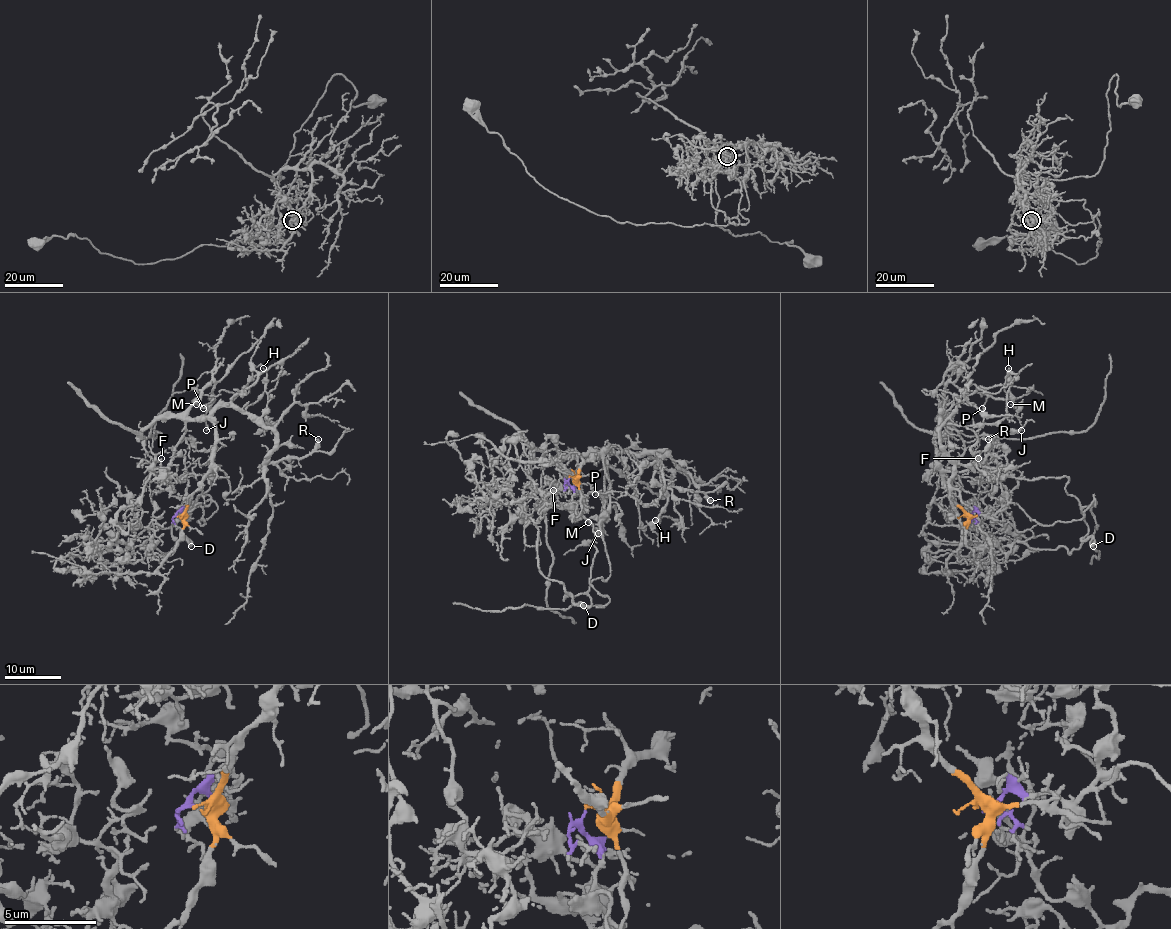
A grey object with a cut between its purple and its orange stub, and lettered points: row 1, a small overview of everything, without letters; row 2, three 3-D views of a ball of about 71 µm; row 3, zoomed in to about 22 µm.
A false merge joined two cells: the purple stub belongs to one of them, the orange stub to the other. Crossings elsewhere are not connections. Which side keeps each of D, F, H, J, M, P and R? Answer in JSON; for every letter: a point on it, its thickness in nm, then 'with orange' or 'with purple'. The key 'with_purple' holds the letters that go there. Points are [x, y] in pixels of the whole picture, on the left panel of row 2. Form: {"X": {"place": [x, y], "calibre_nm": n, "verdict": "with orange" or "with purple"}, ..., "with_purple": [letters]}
{"D": {"place": [191, 546], "calibre_nm": 320, "verdict": "with purple"}, "F": {"place": [161, 458], "calibre_nm": 130, "verdict": "with purple"}, "H": {"place": [263, 368], "calibre_nm": 220, "verdict": "with orange"}, "J": {"place": [206, 430], "calibre_nm": 140, "verdict": "with orange"}, "M": {"place": [196, 404], "calibre_nm": 130, "verdict": "with orange"}, "P": {"place": [203, 408], "calibre_nm": 120, "verdict": "with orange"}, "R": {"place": [318, 439], "calibre_nm": 240, "verdict": "with orange"}, "with_purple": ["D", "F"]}

